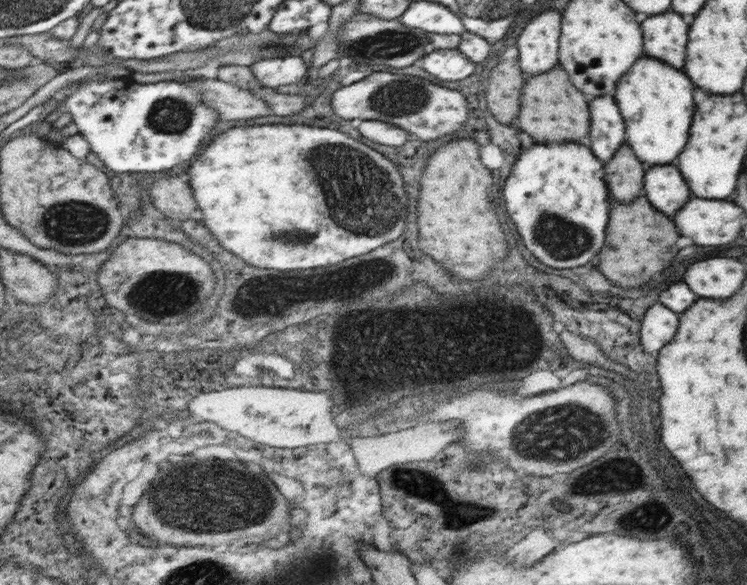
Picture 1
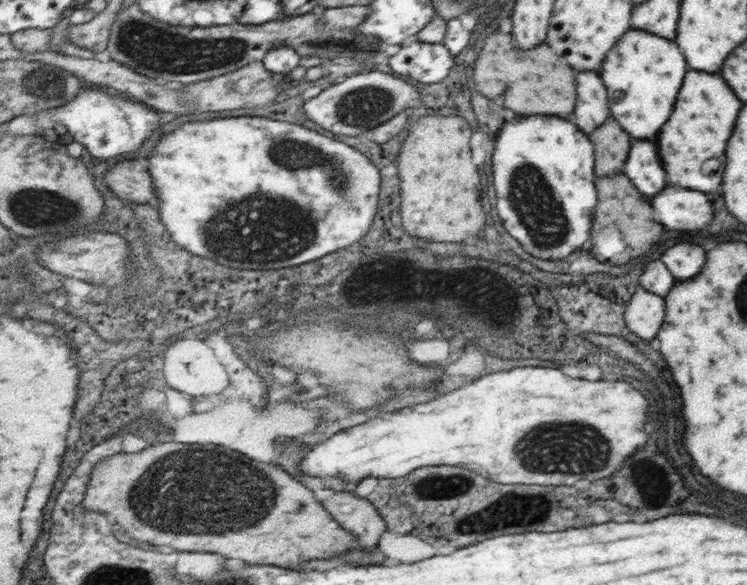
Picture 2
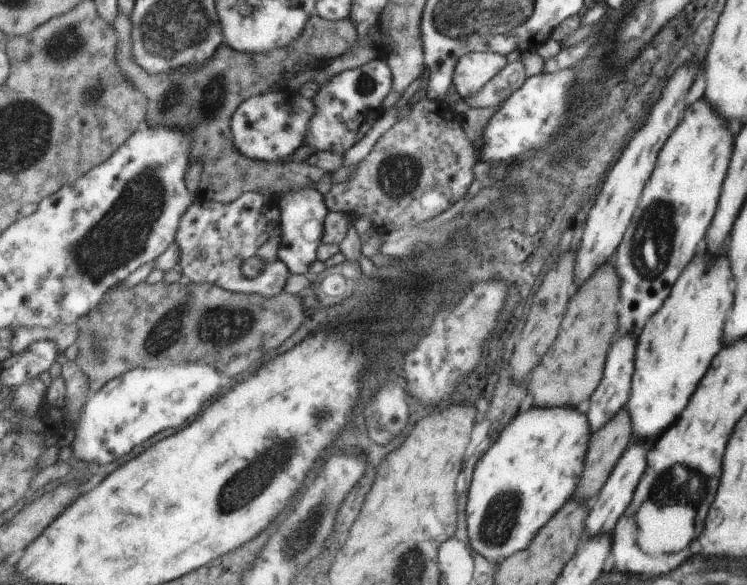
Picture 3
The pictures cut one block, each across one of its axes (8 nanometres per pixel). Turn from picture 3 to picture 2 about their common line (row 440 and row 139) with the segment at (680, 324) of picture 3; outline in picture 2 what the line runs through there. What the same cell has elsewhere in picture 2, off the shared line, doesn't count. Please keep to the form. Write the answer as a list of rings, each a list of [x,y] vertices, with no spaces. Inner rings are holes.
[[[630,30],[622,44],[610,52],[610,60],[601,64],[600,76],[608,89],[612,116],[625,126],[635,139],[654,138],[668,120],[688,66],[676,42],[642,30]]]

